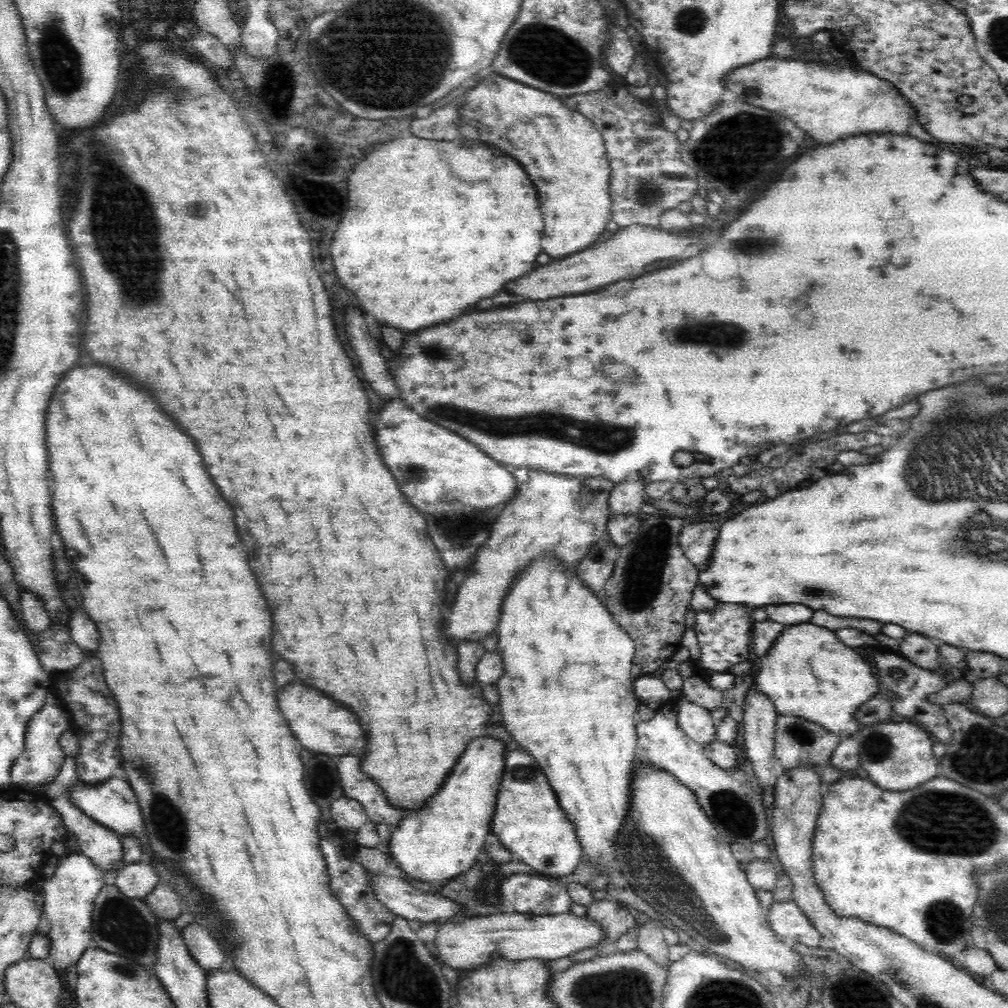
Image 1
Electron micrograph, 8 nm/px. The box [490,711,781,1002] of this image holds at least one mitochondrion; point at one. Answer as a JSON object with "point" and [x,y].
{"point":[655,875]}

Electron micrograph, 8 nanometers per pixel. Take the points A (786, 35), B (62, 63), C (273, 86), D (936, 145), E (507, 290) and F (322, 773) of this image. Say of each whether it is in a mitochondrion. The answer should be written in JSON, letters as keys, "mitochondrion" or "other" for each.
{"A":"other","B":"mitochondrion","C":"mitochondrion","D":"other","E":"other","F":"mitochondrion"}

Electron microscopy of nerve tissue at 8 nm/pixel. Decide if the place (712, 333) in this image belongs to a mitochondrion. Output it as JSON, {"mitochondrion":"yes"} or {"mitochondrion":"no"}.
{"mitochondrion":"yes"}

